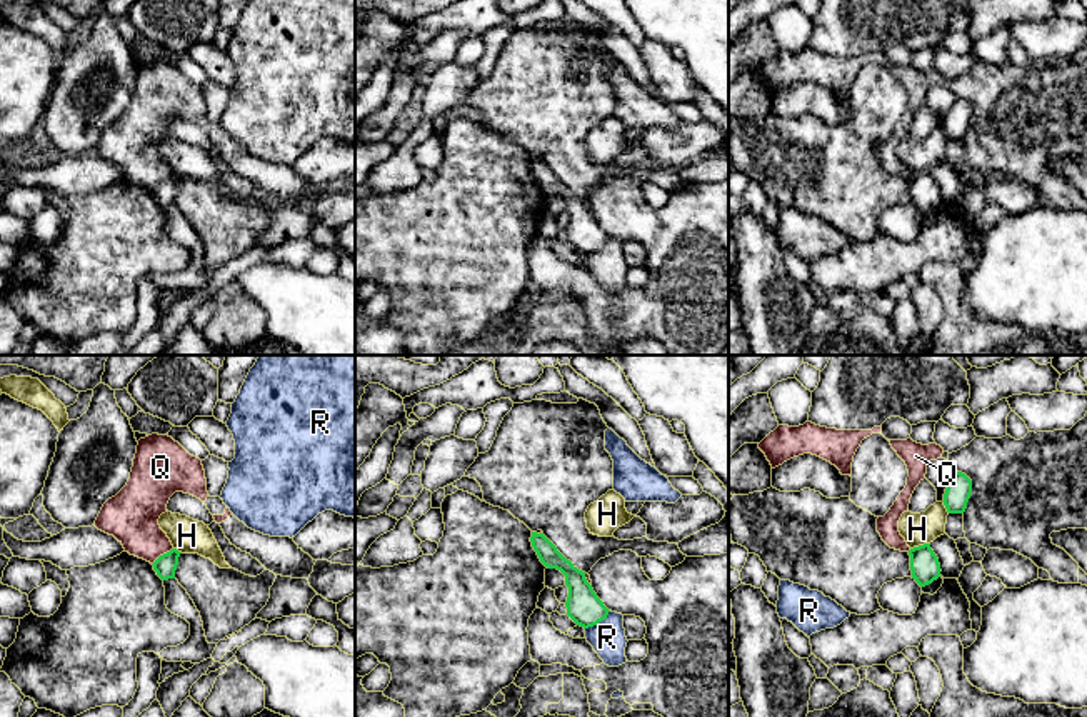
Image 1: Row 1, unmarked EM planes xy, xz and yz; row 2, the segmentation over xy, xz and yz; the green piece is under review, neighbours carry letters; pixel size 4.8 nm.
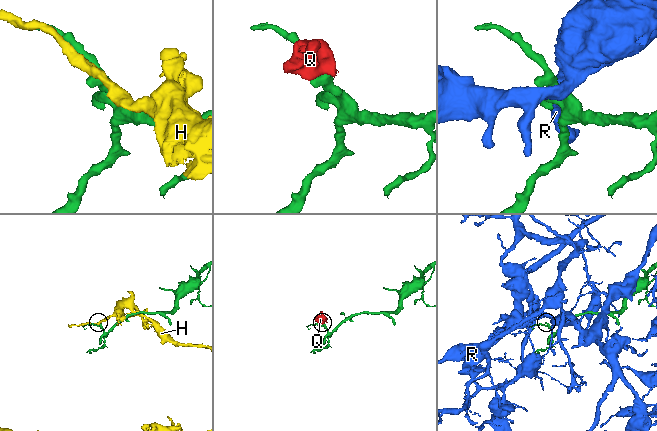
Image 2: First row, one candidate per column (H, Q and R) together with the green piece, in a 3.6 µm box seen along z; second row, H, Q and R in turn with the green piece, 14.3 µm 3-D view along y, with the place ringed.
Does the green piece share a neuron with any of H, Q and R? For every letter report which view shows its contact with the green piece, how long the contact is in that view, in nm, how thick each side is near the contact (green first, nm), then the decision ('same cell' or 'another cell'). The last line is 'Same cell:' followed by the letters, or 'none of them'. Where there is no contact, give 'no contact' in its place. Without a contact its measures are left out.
H: meets green in yz; contact 100 nm long; 140 nm thick on the green side, 160 nm on the other; another cell
Q: meets green in xy; contact 130 nm long; 110 nm thick on the green side, 260 nm on the other; another cell
R: meets green in xz; contact 160 nm long; 170 nm thick on the green side, 170 nm on the other; another cell
Same cell: none of them

